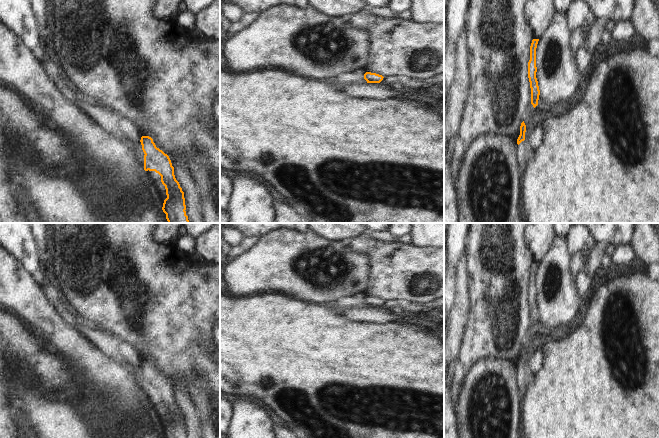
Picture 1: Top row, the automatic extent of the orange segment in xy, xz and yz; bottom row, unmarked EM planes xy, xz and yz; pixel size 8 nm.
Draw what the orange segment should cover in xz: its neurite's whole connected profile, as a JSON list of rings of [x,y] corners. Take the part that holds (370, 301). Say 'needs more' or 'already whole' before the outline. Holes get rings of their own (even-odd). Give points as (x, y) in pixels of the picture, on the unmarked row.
already whole; [[[366,296],[364,298],[364,303],[367,305],[367,307],[380,307],[383,302],[384,301],[382,299],[376,297]]]

